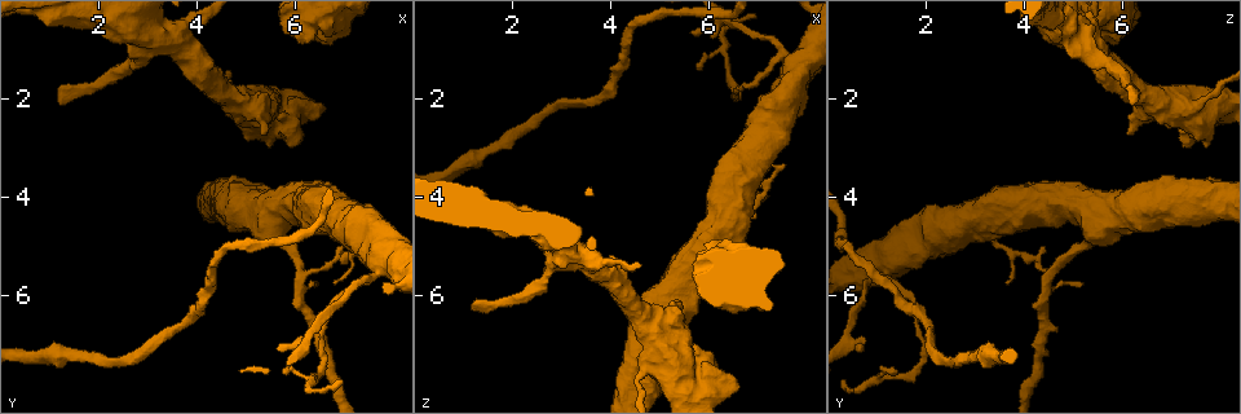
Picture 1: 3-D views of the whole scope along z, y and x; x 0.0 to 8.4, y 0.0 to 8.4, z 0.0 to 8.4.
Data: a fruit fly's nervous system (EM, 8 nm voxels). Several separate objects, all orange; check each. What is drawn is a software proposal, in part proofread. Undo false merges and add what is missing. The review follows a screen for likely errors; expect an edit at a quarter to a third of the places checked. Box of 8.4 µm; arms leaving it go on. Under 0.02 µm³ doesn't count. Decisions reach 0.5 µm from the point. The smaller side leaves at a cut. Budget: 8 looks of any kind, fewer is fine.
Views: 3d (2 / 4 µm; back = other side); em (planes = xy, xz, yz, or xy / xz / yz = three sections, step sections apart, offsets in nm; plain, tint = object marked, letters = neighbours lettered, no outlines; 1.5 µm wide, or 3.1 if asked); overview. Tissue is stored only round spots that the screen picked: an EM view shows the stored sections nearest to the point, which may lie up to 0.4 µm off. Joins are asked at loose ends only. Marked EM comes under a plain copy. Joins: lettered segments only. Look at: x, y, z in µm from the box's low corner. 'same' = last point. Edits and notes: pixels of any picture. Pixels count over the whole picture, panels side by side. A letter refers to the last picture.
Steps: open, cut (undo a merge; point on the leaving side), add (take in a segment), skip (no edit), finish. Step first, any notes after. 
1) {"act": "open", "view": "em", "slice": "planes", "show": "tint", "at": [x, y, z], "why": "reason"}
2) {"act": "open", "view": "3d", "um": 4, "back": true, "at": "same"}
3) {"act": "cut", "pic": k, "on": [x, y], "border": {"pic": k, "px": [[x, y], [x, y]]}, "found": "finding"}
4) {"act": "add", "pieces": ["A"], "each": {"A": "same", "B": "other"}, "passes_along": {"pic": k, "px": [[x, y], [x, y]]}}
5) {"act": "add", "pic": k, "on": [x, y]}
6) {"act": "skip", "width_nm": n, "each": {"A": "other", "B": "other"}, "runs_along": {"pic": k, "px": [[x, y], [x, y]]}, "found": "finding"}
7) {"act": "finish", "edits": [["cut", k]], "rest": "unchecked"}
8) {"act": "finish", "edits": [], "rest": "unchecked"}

{"act": "open", "view": "3d", "um": 4, "back": true, "at": [6.25, 0.85, 4.90], "why": "an open end"}

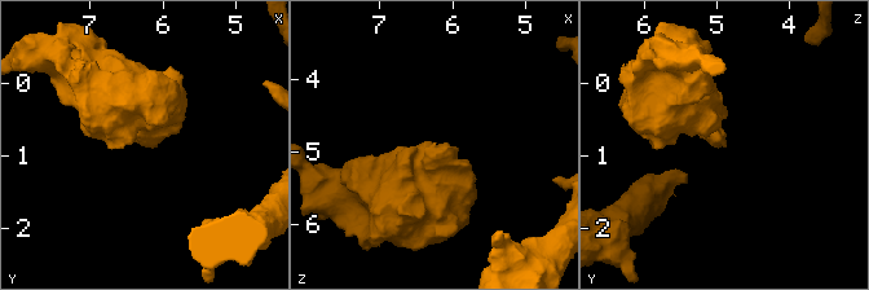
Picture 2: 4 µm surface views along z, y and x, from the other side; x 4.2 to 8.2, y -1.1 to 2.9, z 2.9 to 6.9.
{"act": "open", "view": "em", "slice": "xz", "step": 8, "show": "tint", "at": [6.20, 0.75, 4.85], "why": "need the tissue"}

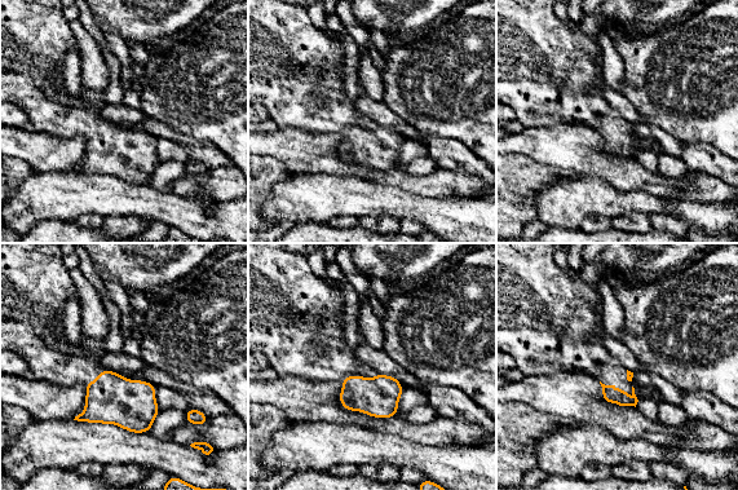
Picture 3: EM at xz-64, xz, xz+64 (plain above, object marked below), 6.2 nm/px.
{"act": "open", "view": "em", "slice": "xy", "step": 8, "show": "letters", "at": "same"}

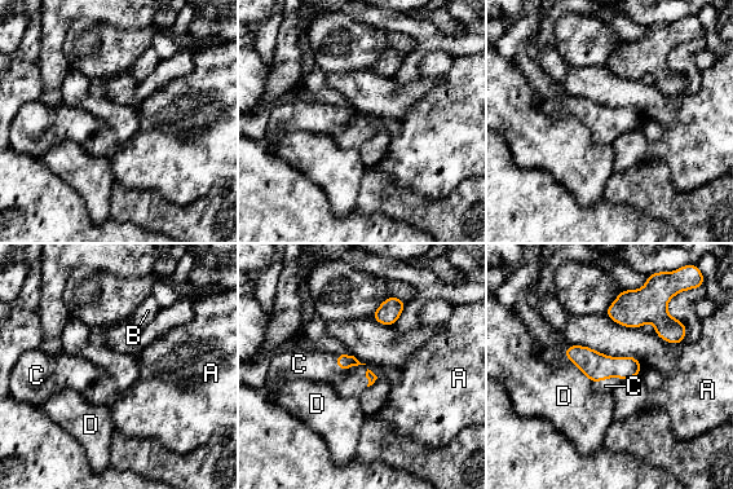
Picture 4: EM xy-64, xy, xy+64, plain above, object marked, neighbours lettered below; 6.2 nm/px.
{"act": "add", "pieces": ["C"], "each": {"A": "other", "B": "other", "C": "same", "D": "other"}, "found": "the cell continues"}

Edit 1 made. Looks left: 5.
{"act": "open", "view": "overview", "why": "redraw"}

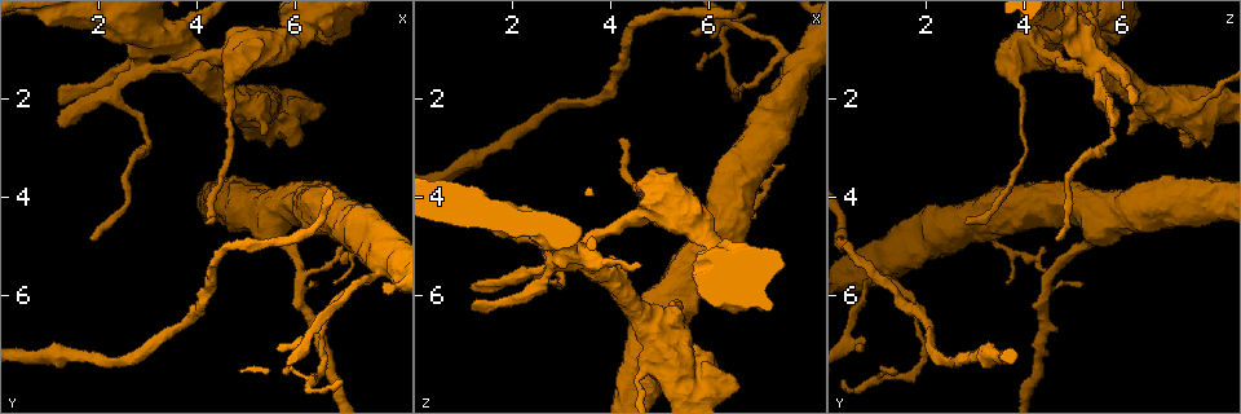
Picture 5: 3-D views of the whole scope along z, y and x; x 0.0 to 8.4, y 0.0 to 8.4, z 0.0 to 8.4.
{"act": "open", "view": "em", "slice": "planes", "show": "letters", "at": [5.30, 2.30, 6.40], "why": "abrupt turn"}

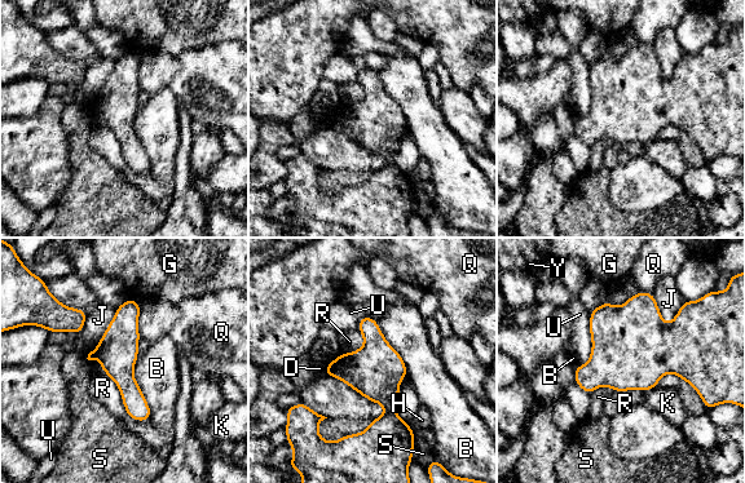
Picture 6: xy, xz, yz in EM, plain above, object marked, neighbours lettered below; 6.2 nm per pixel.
{"act": "skip", "width_nm": 260, "each": {"B": "other", "D": "other", "G": "other", "H": "other", "J": "other", "K": "other", "Q": "other", "R": "other", "S": "other", "U": "other", "Y": "other"}, "runs_along": {"pic": 6, "px": [[133, 302], [124, 380], [142, 417]]}, "found": "one cell here"}

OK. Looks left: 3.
{"act": "open", "view": "3d", "um": 4, "at": [7.70, 5.50, 1.20], "why": "four-way junction"}

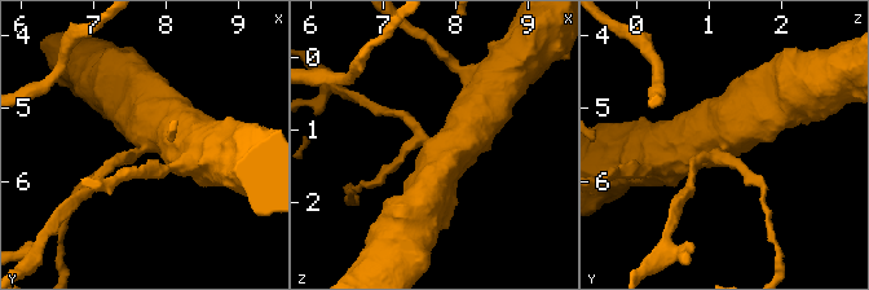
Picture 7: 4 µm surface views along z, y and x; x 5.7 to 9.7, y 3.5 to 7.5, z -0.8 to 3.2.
{"act": "open", "view": "em", "slice": "planes", "show": "tint", "at": [7.65, 5.60, 1.20], "arms": 4}

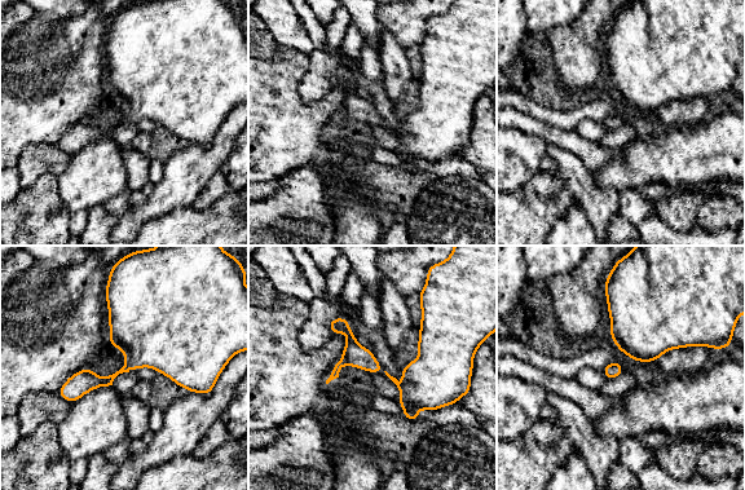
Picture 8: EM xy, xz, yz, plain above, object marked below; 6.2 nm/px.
{"act": "open", "view": "em", "slice": "planes", "show": "letters", "at": "same"}

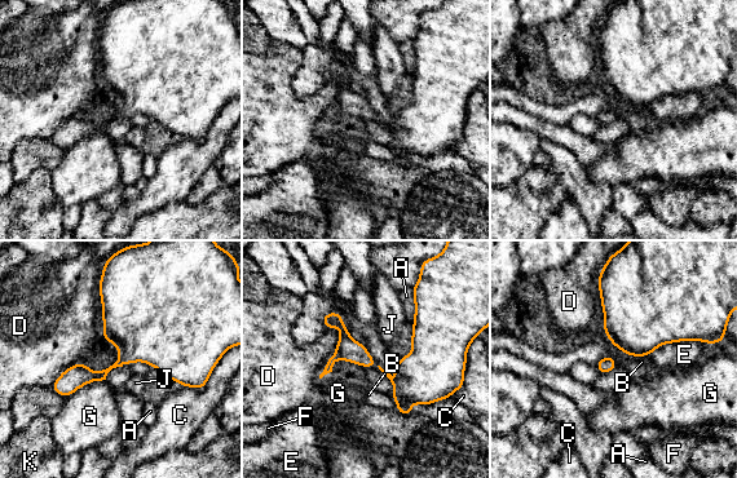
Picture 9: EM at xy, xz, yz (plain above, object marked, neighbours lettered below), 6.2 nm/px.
{"act": "skip", "each": {"A": "other", "B": "other", "C": "other", "D": "other", "E": "other", "F": "other", "G": "other", "J": "other", "K": "other"}, "border": {"pic": 9, "px": [[105, 379], [87, 383], [65, 398]]}, "found": "all the same cell"}

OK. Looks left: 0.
{"act": "finish", "edits": [["add", 4]], "rest": "unchecked"}

